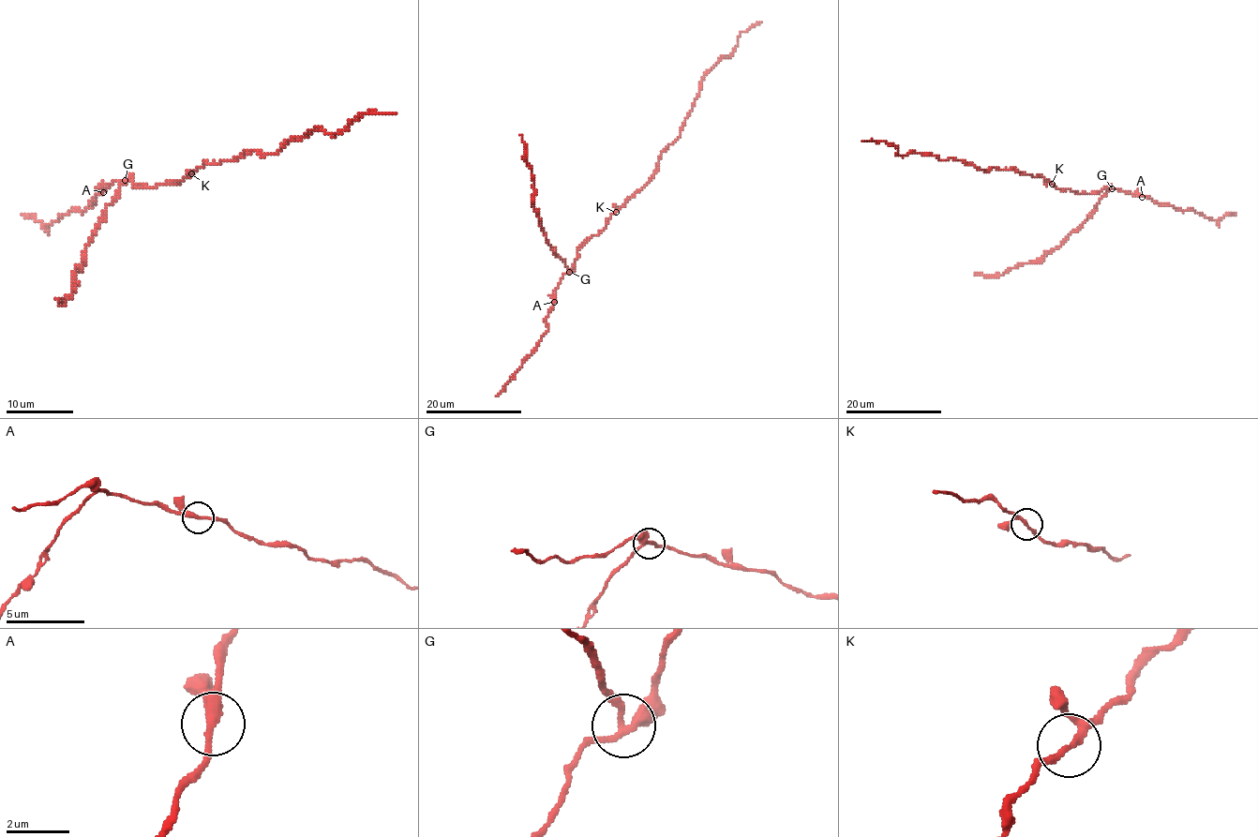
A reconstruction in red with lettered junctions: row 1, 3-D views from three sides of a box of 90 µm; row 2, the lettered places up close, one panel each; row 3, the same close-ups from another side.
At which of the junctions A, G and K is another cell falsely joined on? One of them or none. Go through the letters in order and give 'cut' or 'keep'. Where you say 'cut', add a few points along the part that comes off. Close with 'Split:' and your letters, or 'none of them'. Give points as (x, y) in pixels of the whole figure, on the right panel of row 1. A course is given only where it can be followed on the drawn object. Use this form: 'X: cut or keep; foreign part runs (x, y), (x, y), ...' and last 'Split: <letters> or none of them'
A: keep
G: cut; foreign part runs (1112, 188), (1100, 201), (1094, 212), (1057, 246), (1035, 261), (1014, 266), (1000, 276), (974, 275)
K: keep
Split: G

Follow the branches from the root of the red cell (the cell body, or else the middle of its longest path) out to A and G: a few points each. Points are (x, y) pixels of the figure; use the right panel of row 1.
A: (1052, 185), (1055, 188), (1087, 194), (1111, 186), (1142, 197)
G: (1052, 185), (1055, 188), (1087, 194), (1112, 188)

